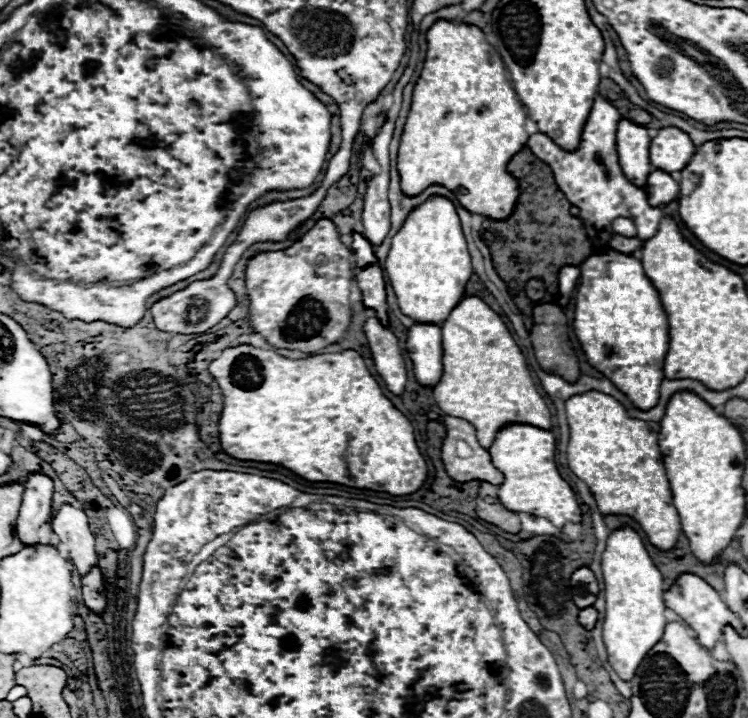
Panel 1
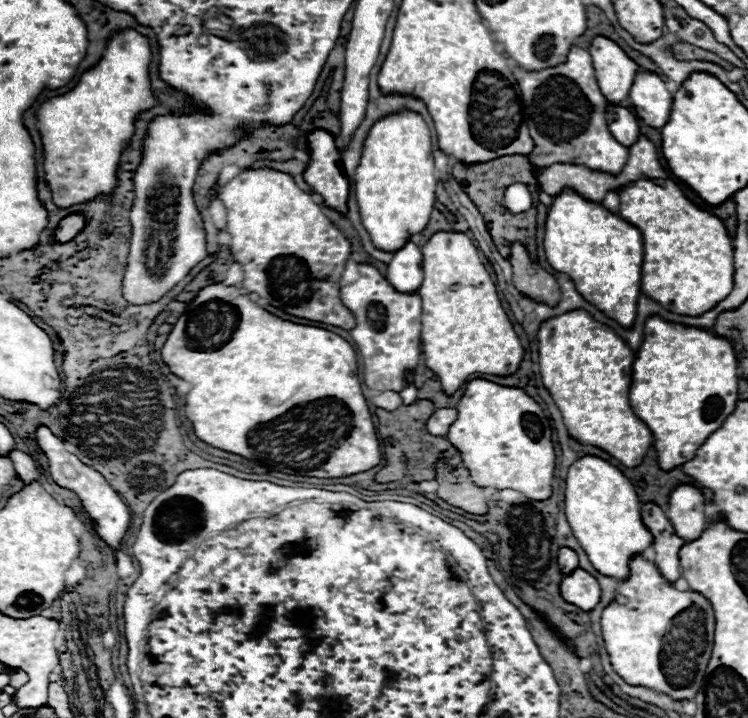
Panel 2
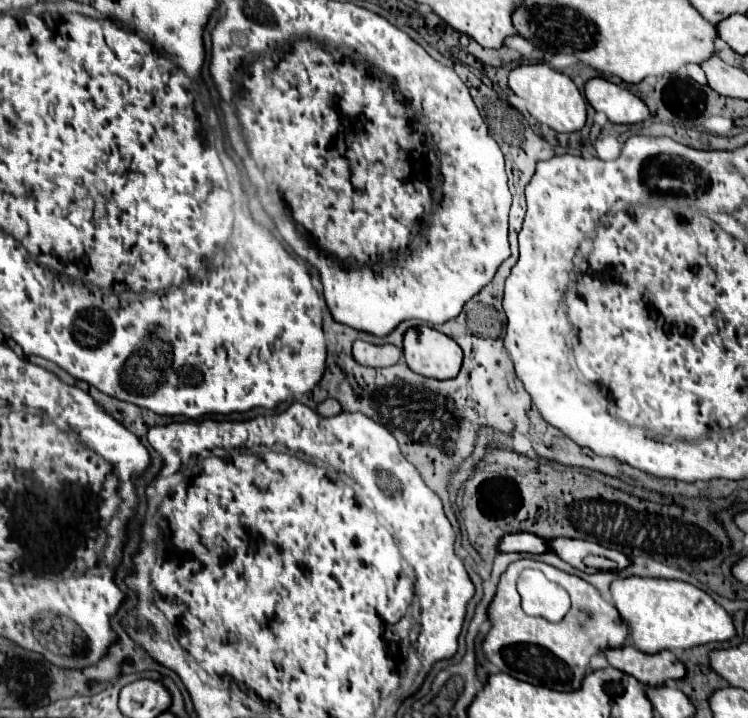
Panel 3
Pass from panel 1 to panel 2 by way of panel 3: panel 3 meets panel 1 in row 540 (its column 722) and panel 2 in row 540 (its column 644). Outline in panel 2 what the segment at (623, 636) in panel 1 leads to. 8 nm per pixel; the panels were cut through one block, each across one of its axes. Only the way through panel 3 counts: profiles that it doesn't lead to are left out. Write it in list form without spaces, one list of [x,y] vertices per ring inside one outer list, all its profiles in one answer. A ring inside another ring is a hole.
[[[596,456],[578,458],[568,470],[564,504],[572,534],[588,554],[592,566],[614,580],[628,578],[630,558],[652,546],[652,534],[642,524],[638,494],[630,480],[606,460]]]

